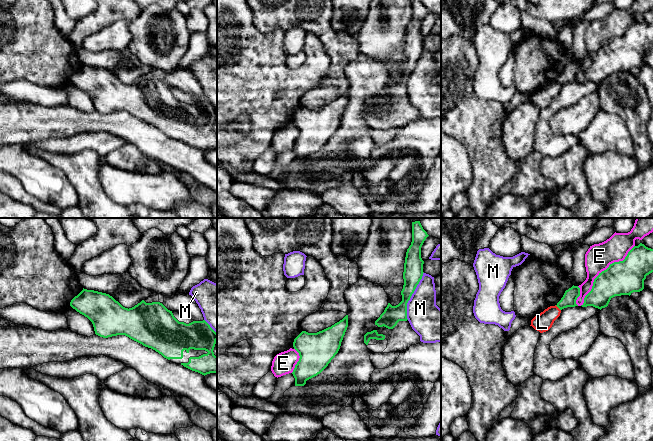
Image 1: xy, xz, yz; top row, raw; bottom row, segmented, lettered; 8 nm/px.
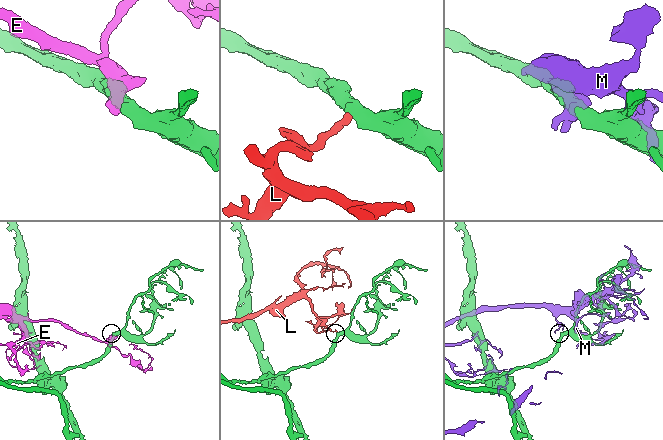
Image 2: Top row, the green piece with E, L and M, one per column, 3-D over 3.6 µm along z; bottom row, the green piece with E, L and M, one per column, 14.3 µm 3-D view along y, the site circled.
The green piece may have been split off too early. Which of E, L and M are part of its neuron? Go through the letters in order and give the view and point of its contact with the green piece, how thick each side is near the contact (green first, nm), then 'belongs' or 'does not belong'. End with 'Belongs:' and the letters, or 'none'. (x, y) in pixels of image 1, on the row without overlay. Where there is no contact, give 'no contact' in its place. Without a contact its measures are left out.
E: yz (602, 47) | 280/200 nm | does not belong
L: yz (558, 83) | 120/150 nm | does not belong
M: xz (411, 71) | 160/280 nm | does not belong
Belongs: none

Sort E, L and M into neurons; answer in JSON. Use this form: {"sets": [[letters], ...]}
{"sets": [["E"], ["L"], ["M"]]}

